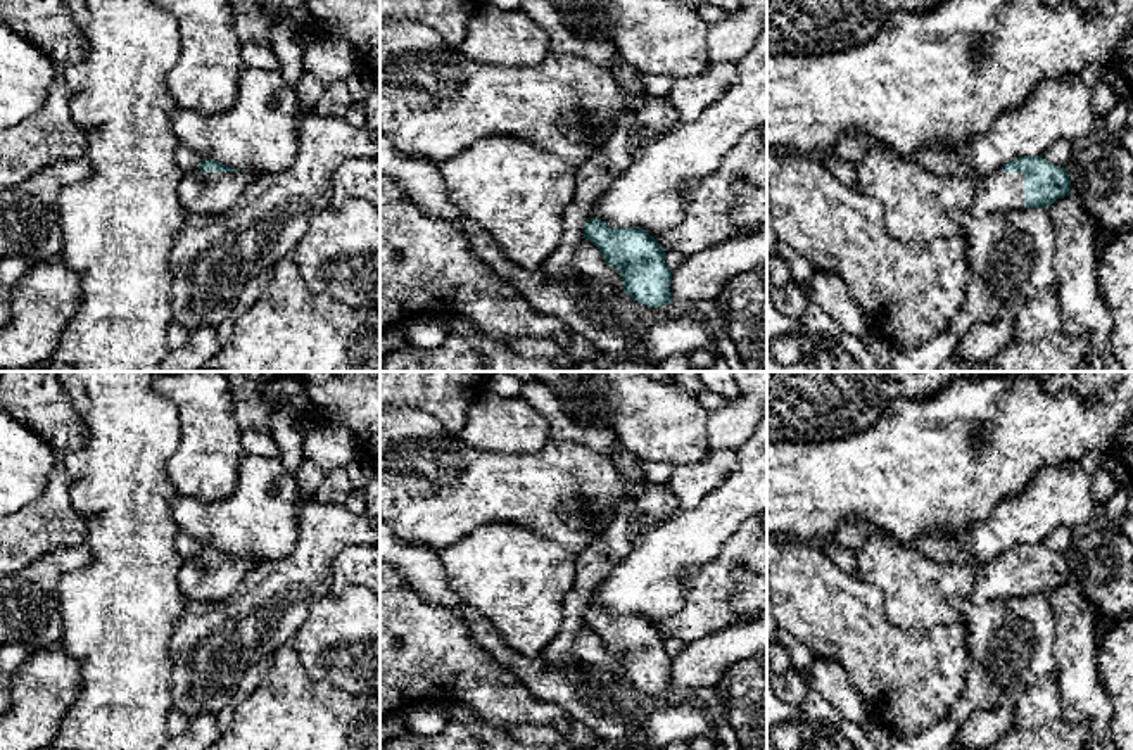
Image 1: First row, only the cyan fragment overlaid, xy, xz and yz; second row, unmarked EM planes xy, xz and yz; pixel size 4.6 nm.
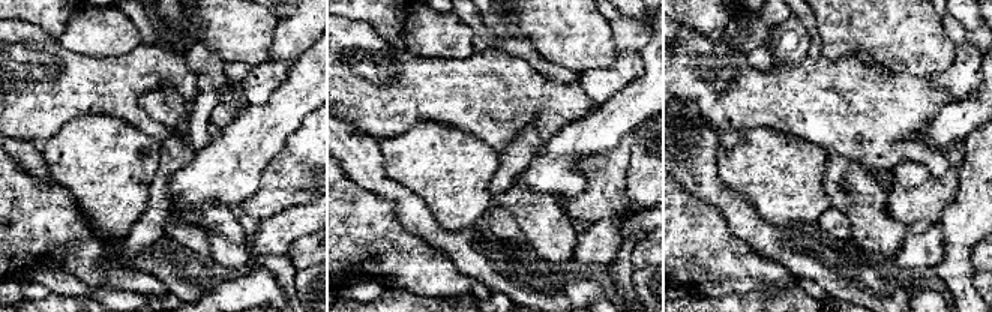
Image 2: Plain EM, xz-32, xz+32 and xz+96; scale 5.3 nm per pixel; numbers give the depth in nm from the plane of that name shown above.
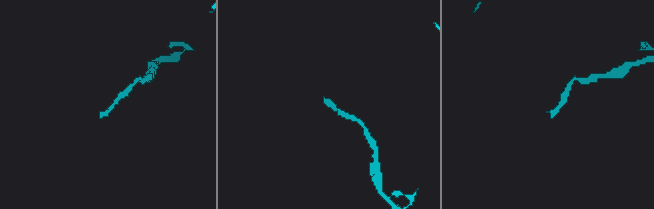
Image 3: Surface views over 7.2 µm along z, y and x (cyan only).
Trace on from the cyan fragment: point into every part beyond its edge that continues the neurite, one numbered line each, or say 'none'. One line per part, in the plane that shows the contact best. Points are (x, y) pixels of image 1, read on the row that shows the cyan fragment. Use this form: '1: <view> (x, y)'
1: yz (995, 192)

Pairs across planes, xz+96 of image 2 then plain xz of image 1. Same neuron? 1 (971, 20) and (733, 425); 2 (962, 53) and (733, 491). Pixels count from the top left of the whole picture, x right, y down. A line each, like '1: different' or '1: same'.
1: different
2: different

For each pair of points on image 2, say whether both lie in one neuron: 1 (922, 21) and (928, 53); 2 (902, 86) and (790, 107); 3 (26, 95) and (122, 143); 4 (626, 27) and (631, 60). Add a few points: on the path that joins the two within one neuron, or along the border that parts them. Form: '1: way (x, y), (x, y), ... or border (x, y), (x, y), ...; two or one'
1: way (922, 29), (922, 45); one
2: way (874, 99), (818, 99); one
3: border (110, 114), (78, 116), (66, 122), (47, 140); two
4: border (638, 50), (623, 50), (619, 53); two

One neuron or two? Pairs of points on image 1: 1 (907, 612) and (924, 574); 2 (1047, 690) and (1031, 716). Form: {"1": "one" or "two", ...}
{"1": "one", "2": "one"}

